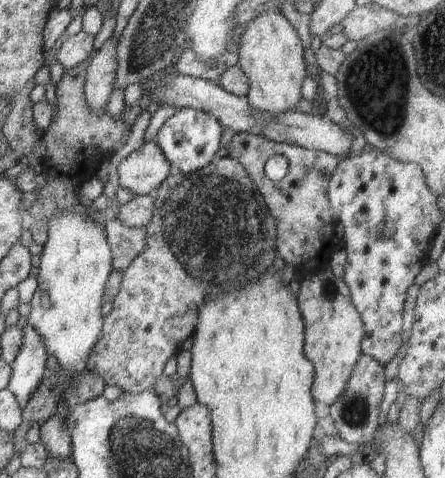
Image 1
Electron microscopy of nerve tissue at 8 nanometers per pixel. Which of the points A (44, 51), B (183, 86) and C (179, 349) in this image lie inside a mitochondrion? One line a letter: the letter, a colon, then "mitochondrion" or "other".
A: other
B: other
C: other

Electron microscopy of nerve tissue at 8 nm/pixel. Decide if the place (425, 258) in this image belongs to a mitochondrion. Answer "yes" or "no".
no

